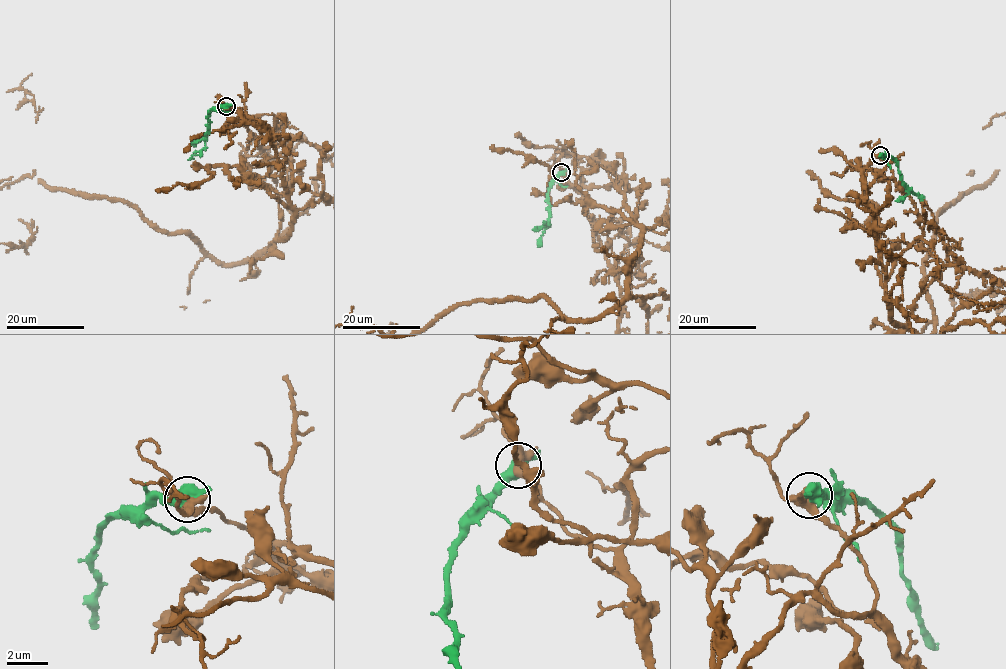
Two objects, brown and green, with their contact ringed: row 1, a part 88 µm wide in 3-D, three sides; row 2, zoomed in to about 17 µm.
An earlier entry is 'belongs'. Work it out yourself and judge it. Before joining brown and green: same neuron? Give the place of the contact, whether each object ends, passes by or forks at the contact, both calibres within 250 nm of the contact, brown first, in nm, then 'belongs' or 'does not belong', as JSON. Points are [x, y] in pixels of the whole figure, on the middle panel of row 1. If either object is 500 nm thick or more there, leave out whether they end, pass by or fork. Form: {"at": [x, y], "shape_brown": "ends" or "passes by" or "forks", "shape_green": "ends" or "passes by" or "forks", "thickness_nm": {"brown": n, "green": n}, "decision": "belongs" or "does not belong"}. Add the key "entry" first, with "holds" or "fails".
{"entry": "fails", "at": [561, 172], "thickness_nm": {"brown": 360, "green": 550}, "decision": "does not belong"}

